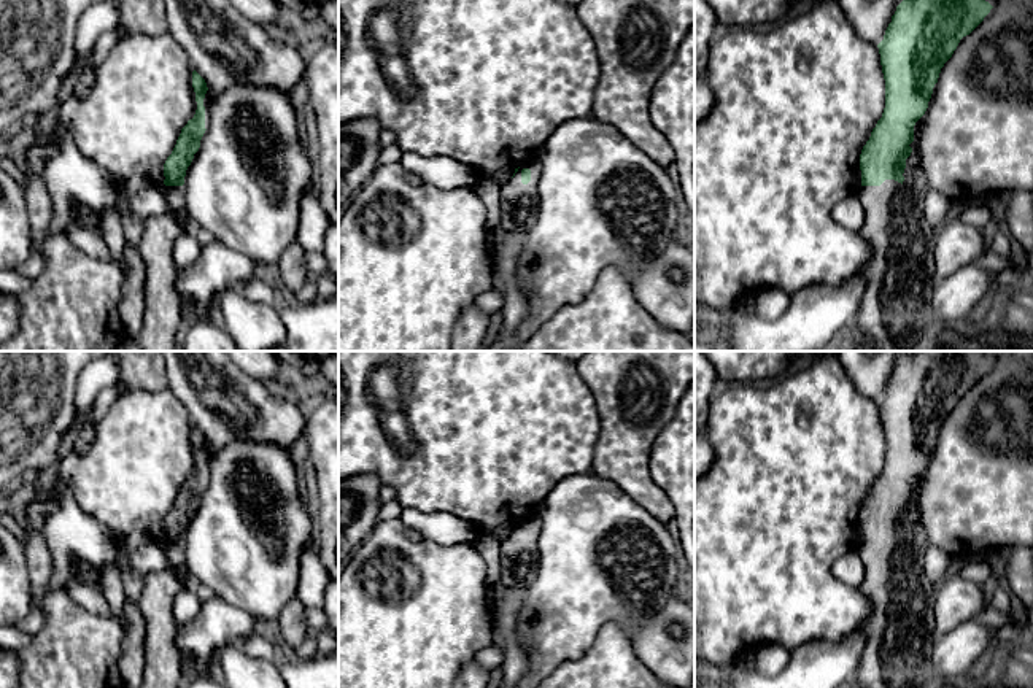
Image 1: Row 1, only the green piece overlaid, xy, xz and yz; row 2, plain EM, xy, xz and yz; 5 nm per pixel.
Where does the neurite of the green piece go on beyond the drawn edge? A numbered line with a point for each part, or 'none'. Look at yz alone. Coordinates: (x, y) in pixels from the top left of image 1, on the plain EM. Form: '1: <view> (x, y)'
1: yz (900, 633)

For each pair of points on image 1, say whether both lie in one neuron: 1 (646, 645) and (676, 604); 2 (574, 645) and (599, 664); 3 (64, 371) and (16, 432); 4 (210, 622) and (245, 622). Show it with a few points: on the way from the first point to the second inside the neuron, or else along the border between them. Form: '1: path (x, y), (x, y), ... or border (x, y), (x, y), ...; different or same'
1: path (655, 636), (676, 614); same
2: border (609, 623), (582, 655), (564, 660), (553, 671); different
3: path (48, 386), (18, 417); same
4: path (218, 622), (237, 622); same

